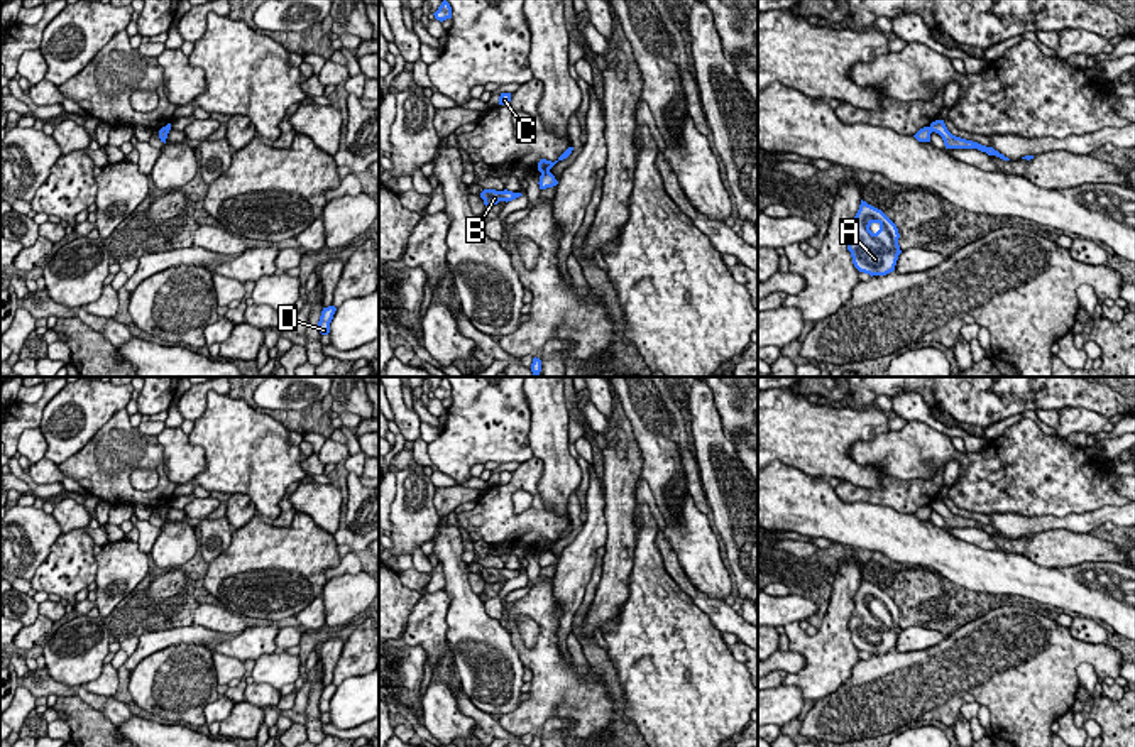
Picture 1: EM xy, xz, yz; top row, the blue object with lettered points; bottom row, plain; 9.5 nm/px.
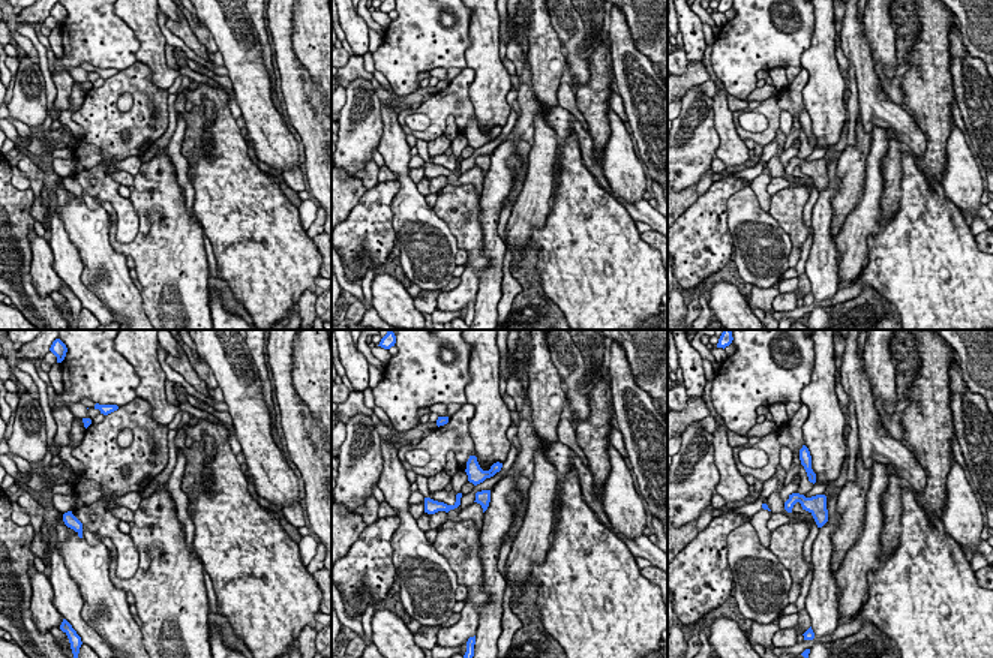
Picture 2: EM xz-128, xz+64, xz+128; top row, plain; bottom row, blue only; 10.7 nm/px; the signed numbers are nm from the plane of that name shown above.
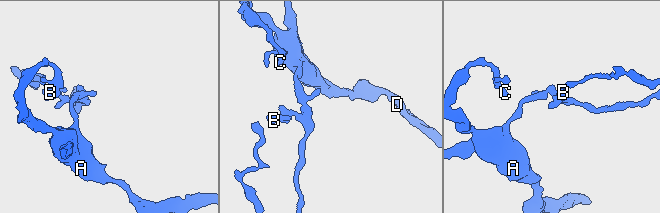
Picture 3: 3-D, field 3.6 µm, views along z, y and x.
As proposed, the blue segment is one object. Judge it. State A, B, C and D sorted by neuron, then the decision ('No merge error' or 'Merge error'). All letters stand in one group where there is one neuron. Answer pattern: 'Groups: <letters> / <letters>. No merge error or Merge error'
Groups: A C D / B. Merge error

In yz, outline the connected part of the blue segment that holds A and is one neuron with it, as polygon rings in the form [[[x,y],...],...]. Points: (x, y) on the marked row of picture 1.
[[[861,199],[847,243],[854,267],[871,277],[893,272],[902,254],[898,238],[896,225],[881,210]]]

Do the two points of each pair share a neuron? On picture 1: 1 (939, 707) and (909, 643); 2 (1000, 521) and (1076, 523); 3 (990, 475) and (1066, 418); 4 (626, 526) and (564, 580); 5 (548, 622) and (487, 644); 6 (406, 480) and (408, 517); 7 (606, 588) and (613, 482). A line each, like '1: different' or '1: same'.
1: different
2: same
3: different
4: different
5: different
6: same
7: same

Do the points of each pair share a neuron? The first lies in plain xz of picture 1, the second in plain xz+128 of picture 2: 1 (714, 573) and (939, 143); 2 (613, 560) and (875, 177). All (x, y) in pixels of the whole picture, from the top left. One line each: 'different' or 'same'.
1: different
2: same

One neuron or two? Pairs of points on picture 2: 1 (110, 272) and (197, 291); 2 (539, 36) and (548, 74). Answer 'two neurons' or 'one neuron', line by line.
1: two neurons
2: one neuron

